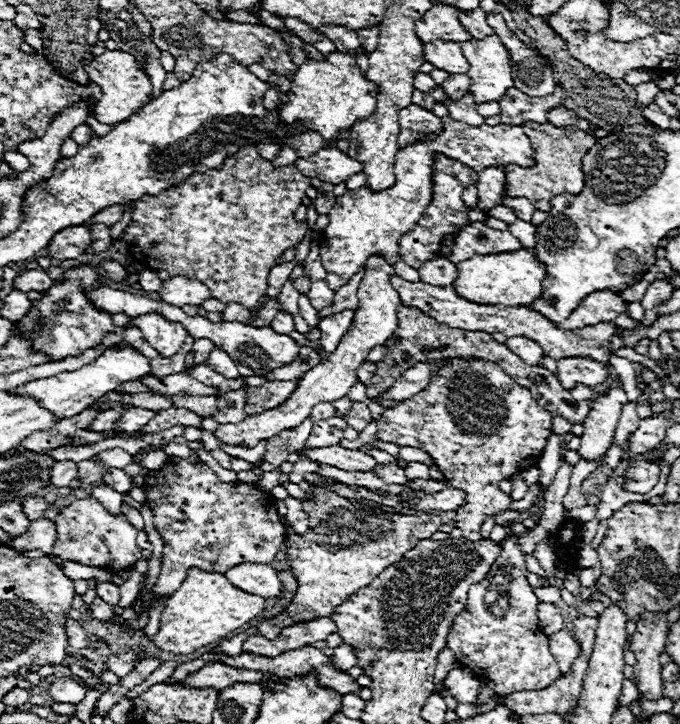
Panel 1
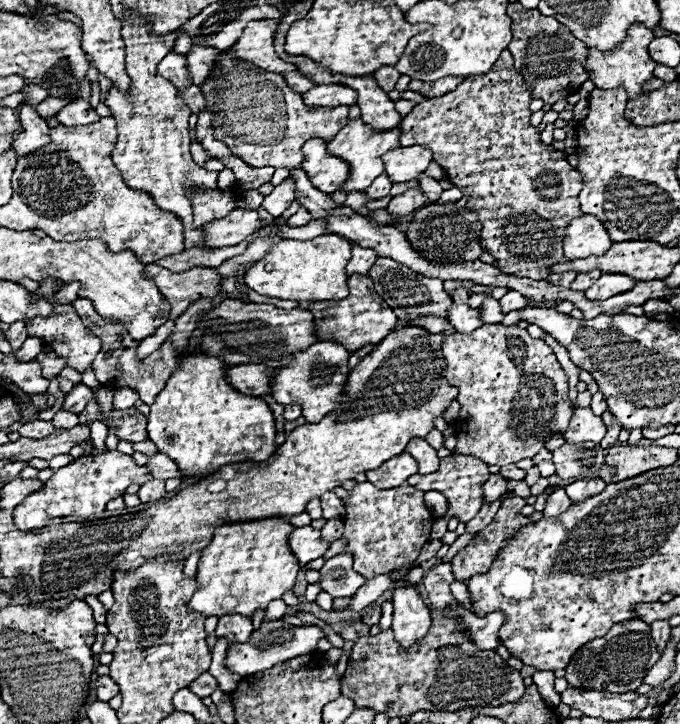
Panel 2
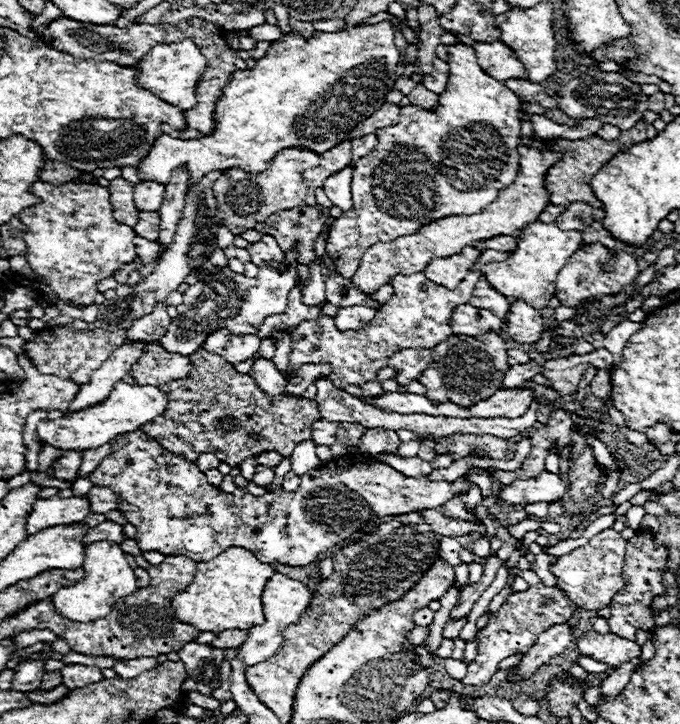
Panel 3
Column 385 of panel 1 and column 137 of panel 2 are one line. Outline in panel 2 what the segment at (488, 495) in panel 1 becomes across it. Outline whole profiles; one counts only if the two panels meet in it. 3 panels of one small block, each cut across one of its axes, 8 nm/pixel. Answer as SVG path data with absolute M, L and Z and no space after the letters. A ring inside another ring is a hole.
M126 410L126 412L112 412L112 424L118 428L118 438L130 440L130 442L142 442L148 438L146 432L146 418L138 410Z

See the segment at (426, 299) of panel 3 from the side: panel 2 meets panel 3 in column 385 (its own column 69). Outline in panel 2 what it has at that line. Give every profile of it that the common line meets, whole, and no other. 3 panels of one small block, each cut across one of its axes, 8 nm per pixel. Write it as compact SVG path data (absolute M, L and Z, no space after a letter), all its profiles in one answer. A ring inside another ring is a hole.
M52 302L52 304L54 304L54 312L56 314L50 316L50 318L36 316L34 320L30 320L26 324L28 326L28 334L42 338L50 350L54 350L60 358L64 358L68 362L70 368L74 368L80 374L84 374L84 370L88 366L92 366L96 354L100 352L100 340L88 328L84 328L82 320L76 316L76 312L74 312L74 308L70 304L56 304L56 302Z

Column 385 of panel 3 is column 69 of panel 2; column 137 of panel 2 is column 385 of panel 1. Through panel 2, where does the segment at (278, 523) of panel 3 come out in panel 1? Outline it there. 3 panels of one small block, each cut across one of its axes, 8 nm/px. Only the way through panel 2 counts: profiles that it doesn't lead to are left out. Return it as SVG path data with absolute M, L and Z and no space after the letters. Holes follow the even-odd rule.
M376 464L370 472L382 478L386 484L406 484L406 474L398 464Z

